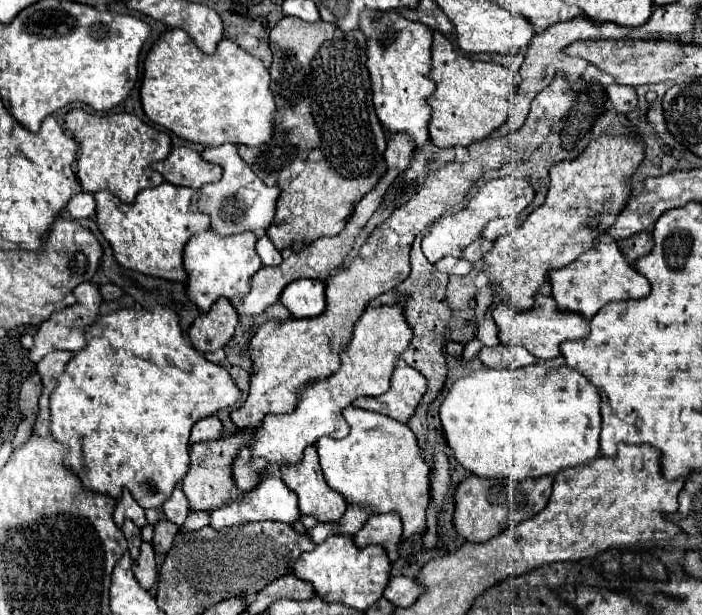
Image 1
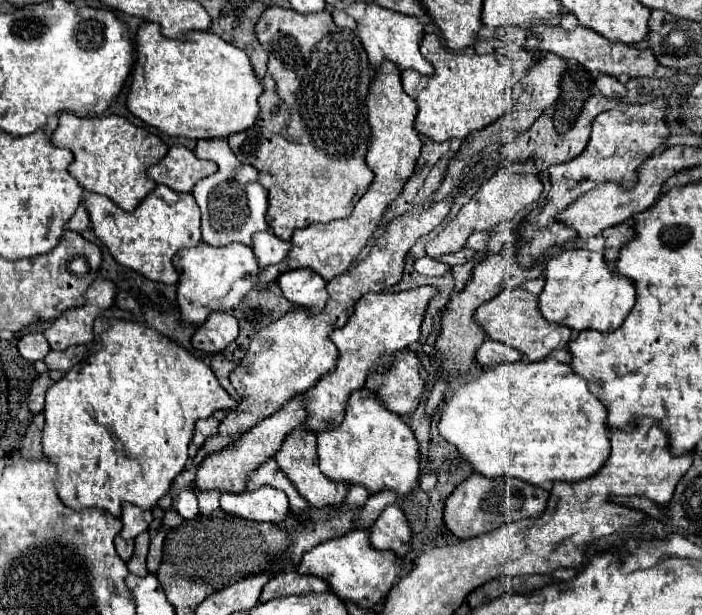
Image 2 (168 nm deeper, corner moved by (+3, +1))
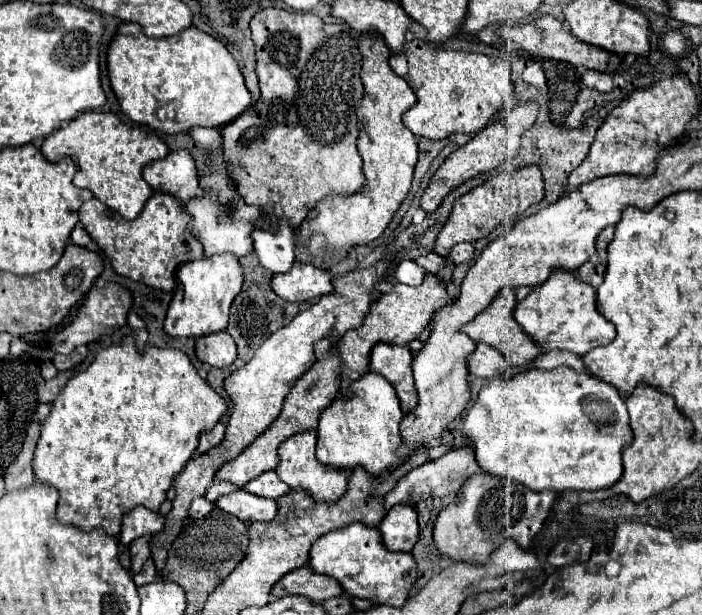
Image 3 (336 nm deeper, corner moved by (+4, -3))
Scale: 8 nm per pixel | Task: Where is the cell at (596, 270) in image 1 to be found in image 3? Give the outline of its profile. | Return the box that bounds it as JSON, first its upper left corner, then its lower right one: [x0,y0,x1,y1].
[515,272,615,356]

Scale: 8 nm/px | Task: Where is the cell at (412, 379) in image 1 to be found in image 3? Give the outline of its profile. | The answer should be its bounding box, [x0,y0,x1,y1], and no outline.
[371,344,417,412]

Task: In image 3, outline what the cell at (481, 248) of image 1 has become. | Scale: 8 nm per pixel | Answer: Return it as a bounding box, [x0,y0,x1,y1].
[415,252,445,274]

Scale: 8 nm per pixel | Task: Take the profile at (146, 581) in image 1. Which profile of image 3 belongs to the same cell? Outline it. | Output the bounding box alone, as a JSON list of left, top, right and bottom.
[129,536,151,574]

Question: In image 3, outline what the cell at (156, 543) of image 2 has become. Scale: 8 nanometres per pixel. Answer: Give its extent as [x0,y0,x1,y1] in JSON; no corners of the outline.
[133,558,157,586]

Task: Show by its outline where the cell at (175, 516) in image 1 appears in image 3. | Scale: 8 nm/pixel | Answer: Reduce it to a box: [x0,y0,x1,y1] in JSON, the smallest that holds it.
[189,498,215,518]

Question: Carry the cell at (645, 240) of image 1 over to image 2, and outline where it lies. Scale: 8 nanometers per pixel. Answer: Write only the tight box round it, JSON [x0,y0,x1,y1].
[602,224,636,264]

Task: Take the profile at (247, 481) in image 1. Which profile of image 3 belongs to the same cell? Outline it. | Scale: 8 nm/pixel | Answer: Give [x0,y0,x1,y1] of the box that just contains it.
[243,470,289,500]

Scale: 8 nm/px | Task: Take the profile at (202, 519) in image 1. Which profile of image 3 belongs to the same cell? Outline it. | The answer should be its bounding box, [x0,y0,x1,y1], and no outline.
[205,480,239,502]

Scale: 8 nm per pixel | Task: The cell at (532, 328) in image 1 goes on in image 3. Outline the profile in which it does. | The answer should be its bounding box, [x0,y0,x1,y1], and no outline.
[461,286,543,366]

